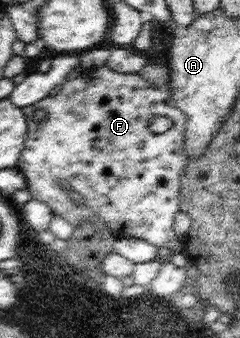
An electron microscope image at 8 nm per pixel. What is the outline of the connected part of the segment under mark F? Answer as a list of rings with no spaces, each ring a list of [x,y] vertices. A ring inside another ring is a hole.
[[[104,65],[100,68],[89,68],[85,70],[81,76],[69,80],[60,90],[48,95],[45,99],[39,101],[39,103],[24,108],[24,112],[30,121],[30,136],[18,167],[27,174],[29,180],[28,189],[34,198],[51,204],[57,216],[60,215],[68,219],[77,227],[90,220],[94,220],[94,218],[101,218],[112,229],[116,237],[145,239],[147,242],[158,247],[171,248],[177,251],[177,253],[184,253],[186,243],[183,243],[175,235],[175,231],[173,231],[173,219],[175,219],[175,215],[179,211],[179,203],[183,203],[183,201],[179,201],[179,189],[183,189],[183,183],[179,183],[179,179],[183,179],[181,173],[186,168],[185,165],[188,165],[184,145],[188,117],[176,104],[169,86],[158,88],[151,81],[143,79],[139,73],[123,73],[113,69],[111,66]],[[156,118],[168,120],[171,123],[170,128],[163,133],[157,133],[152,128],[152,123]]]

